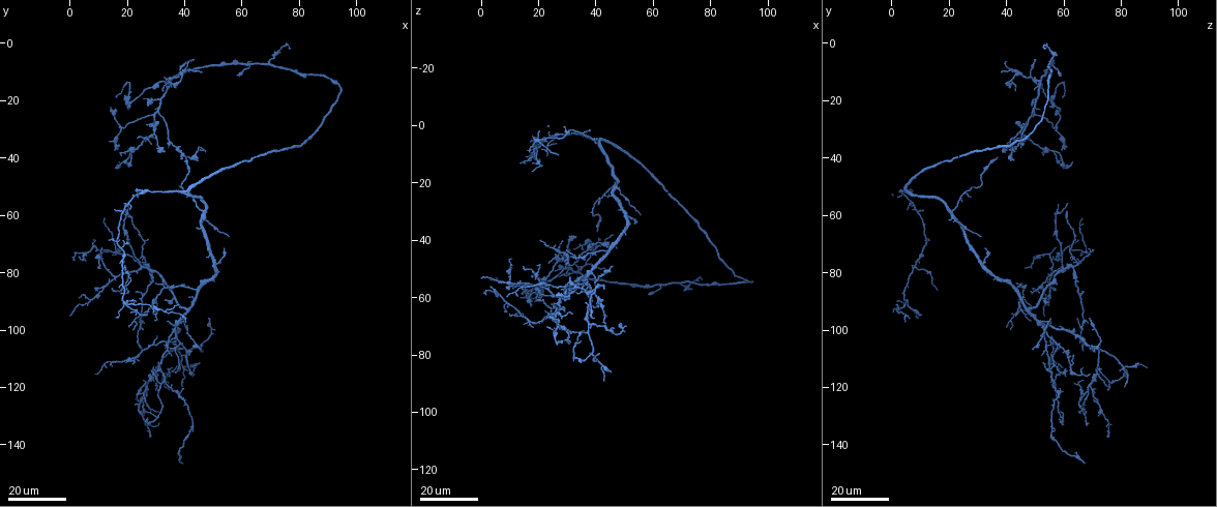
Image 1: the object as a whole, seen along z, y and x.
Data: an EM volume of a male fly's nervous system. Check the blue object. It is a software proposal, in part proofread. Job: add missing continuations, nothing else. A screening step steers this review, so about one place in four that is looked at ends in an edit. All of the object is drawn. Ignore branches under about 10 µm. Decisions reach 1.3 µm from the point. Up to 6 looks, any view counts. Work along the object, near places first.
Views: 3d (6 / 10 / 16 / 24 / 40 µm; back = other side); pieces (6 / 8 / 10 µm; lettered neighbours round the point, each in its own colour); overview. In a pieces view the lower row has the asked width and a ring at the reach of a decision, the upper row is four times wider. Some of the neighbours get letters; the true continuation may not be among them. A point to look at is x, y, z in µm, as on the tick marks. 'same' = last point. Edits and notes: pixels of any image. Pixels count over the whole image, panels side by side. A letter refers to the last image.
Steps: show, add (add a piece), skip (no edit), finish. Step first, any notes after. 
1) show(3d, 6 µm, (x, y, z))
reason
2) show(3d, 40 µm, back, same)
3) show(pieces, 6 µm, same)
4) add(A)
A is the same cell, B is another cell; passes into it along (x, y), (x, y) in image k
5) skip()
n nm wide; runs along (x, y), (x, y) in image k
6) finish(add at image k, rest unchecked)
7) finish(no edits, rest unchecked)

show(3d, 24 µm, (9, 86, 56))
free end

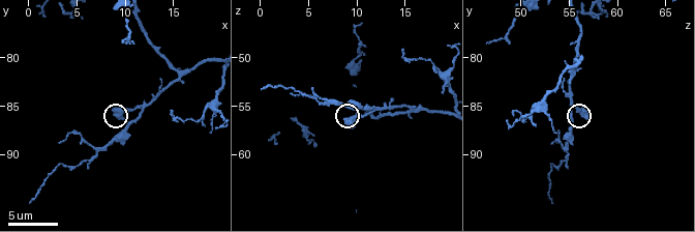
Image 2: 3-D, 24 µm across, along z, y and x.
show(pieces, 10 µm, (9.2, 85.8, 56.8))

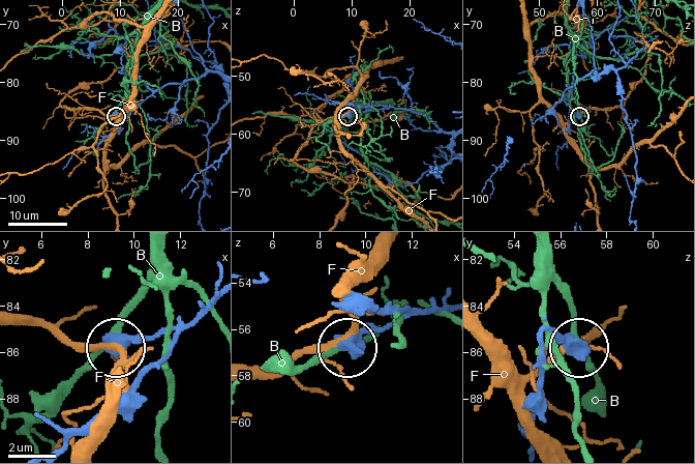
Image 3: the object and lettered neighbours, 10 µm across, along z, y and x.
skip()
560 nm wide; B and F are other cells; runs along (445, 306), (362, 329), (346, 343) in image 3; no lettered piece goes on from it

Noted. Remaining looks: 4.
show(3d, 16 µm, (24, 53, 1))
an open end

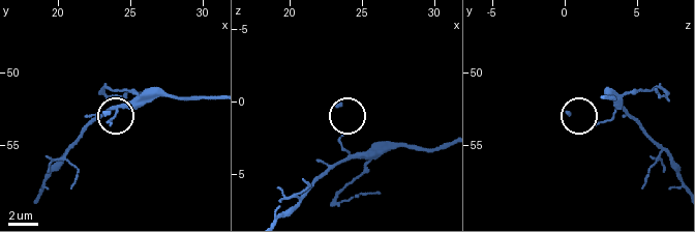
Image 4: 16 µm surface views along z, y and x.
show(pieces, 6 µm, (23.4, 52.8, 0.2))
see the neighbours

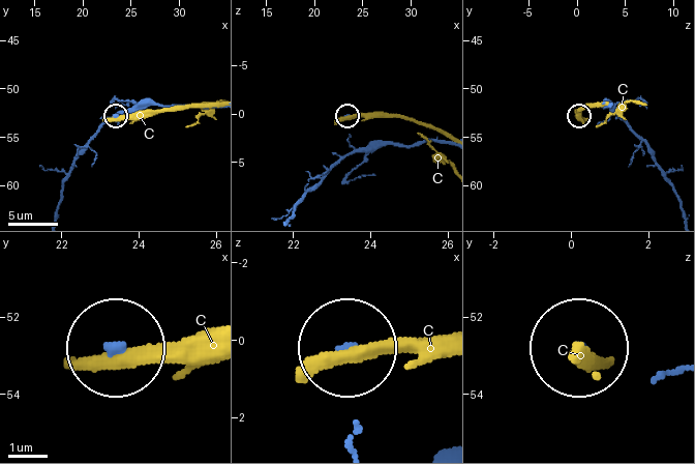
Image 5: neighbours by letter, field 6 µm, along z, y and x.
skip()
C is another cell; runs along (352, 443), (348, 348) in image 5; no lettered piece goes on from it

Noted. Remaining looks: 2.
show(3d, 16 µm, (27, 21, 49))
free end

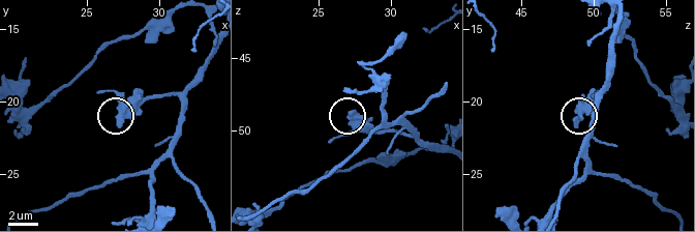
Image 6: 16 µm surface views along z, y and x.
show(pieces, 6 µm, (27.2, 21.4, 48.8))

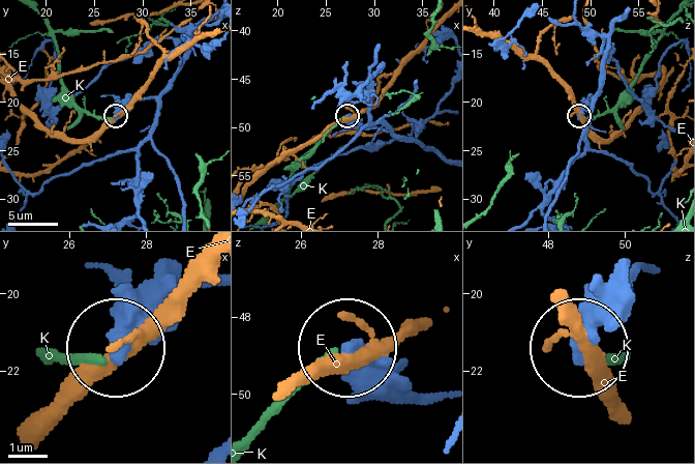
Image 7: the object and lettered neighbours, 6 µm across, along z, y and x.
skip()
E and K are other cells; runs along (621, 18), (608, 39), (601, 87), (579, 116) in image 7; no lettered piece goes on from it

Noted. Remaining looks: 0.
finish(no edits, rest unchecked)

